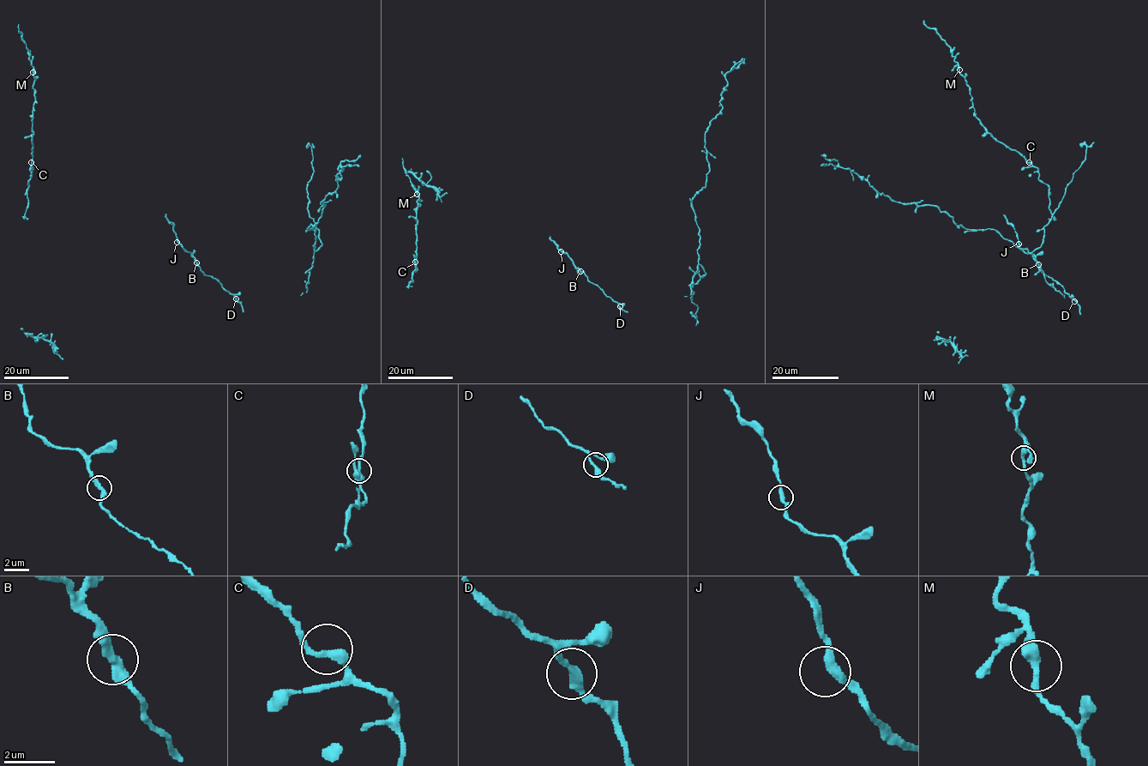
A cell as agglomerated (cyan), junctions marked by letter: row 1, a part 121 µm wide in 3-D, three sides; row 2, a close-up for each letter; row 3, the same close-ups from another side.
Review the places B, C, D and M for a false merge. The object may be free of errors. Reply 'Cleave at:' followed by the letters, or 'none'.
Cleave at: none

